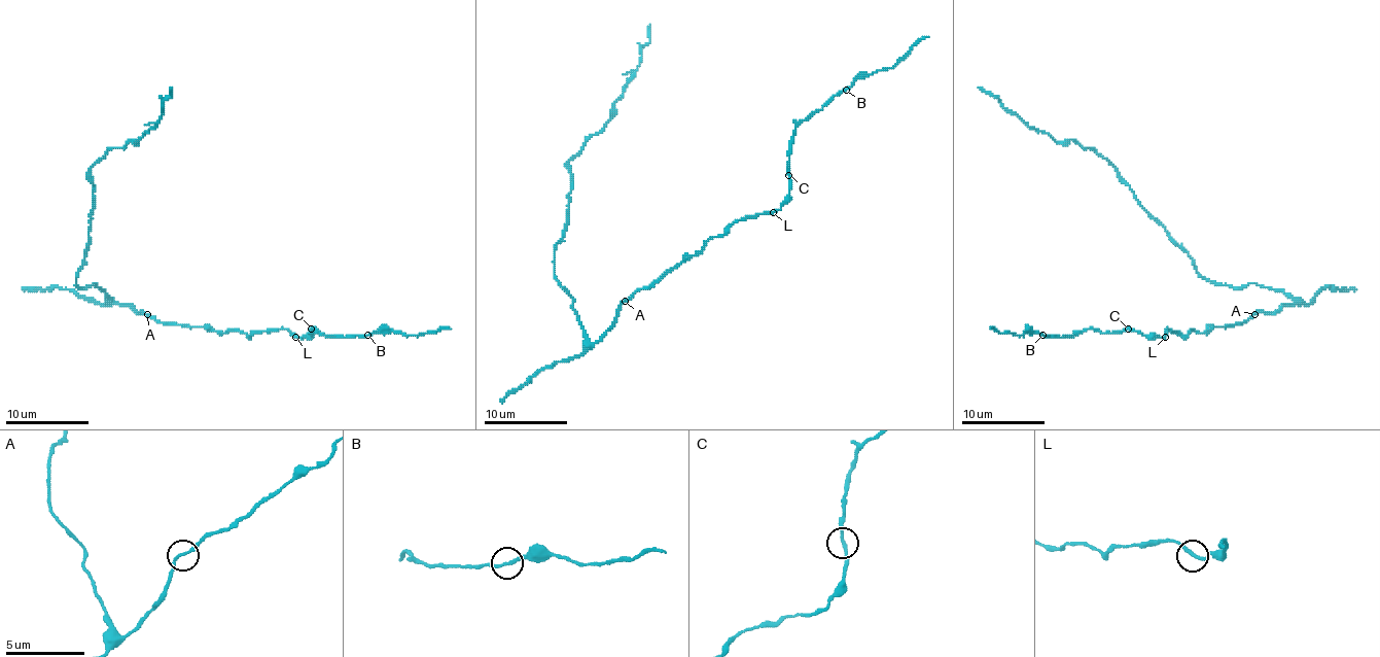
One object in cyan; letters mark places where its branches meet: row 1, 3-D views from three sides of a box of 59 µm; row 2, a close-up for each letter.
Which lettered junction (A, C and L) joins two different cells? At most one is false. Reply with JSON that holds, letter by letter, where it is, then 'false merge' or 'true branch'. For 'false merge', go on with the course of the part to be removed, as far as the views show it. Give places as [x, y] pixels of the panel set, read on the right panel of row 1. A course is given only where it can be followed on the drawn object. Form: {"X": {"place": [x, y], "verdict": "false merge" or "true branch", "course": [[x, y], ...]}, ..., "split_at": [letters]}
{"A": {"place": [1254, 314], "verdict": "true branch"}, "C": {"place": [1128, 329], "verdict": "true branch"}, "L": {"place": [1165, 337], "verdict": "true branch"}, "split_at": []}

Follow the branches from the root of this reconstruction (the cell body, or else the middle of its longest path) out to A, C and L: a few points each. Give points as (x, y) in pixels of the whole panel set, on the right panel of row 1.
A: (1275, 310), (1254, 314)
C: (1275, 310), (1202, 333), (1179, 335), (1167, 329), (1163, 337), (1148, 337), (1128, 329)
L: (1275, 310), (1257, 312), (1244, 322), (1212, 326), (1202, 333), (1190, 331), (1179, 335), (1167, 329), (1165, 337)

